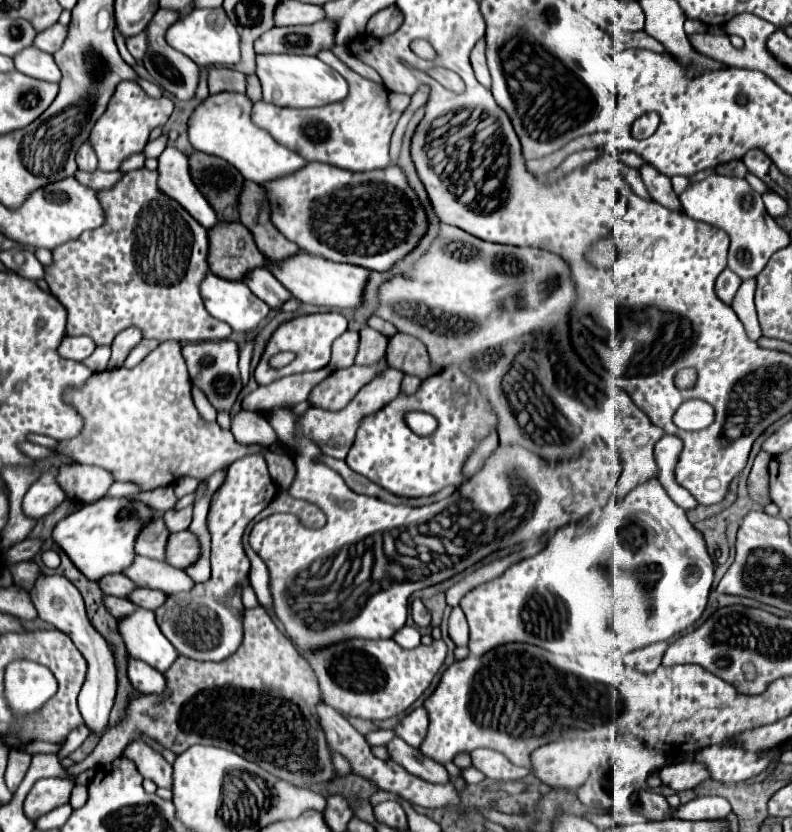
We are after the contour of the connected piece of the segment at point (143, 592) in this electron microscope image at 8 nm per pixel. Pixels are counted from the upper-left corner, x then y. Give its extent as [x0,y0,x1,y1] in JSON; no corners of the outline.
[128,587,166,611]

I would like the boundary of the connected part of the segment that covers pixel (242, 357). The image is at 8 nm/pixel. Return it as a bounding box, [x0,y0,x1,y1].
[239,339,252,387]

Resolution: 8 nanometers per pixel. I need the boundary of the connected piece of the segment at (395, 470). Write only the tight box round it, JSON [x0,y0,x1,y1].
[346,369,496,495]

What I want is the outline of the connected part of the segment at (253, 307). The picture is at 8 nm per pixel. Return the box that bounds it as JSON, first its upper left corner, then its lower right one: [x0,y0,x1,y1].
[200,273,270,333]

